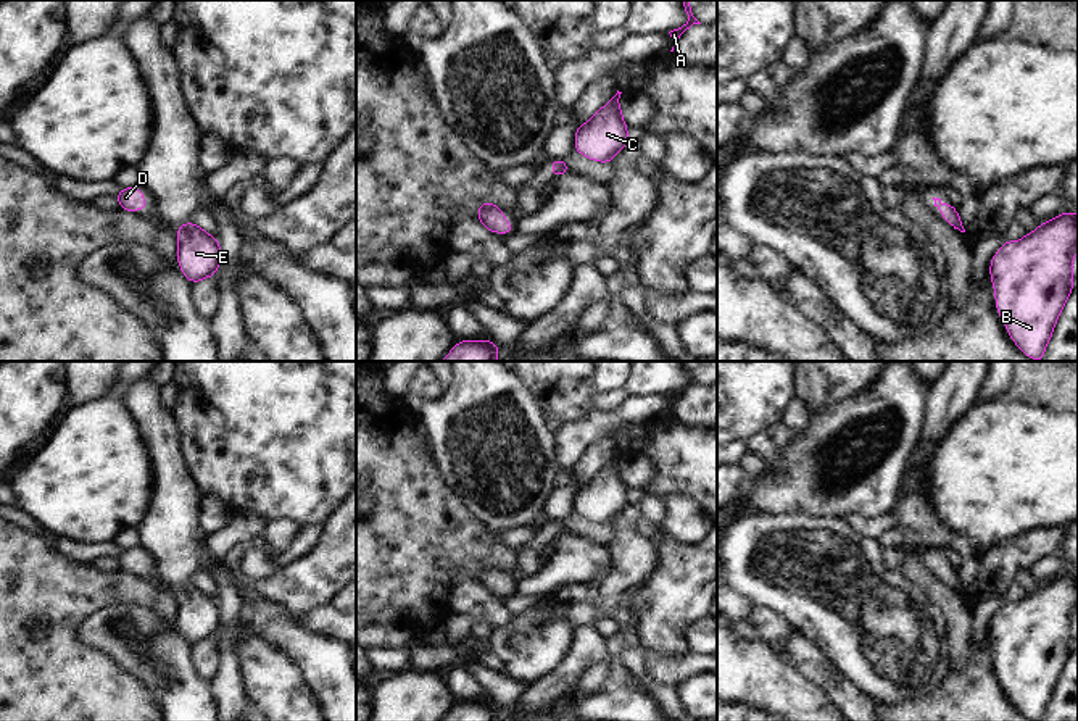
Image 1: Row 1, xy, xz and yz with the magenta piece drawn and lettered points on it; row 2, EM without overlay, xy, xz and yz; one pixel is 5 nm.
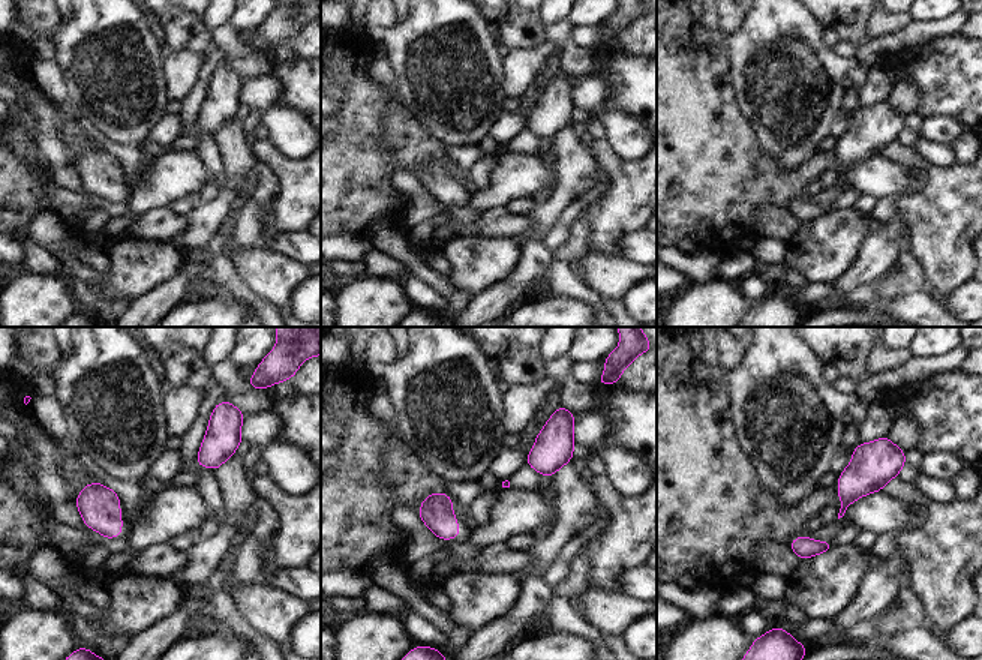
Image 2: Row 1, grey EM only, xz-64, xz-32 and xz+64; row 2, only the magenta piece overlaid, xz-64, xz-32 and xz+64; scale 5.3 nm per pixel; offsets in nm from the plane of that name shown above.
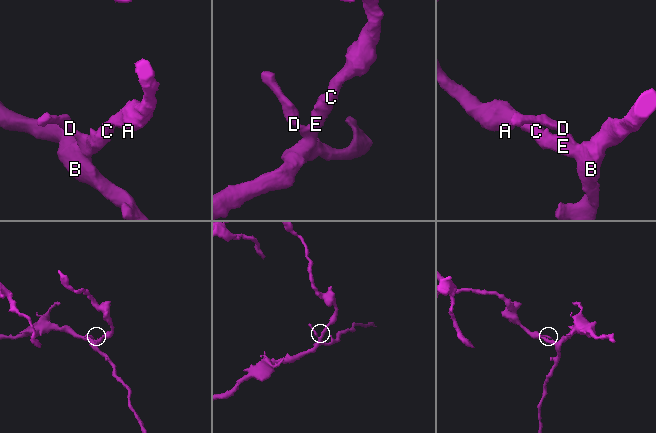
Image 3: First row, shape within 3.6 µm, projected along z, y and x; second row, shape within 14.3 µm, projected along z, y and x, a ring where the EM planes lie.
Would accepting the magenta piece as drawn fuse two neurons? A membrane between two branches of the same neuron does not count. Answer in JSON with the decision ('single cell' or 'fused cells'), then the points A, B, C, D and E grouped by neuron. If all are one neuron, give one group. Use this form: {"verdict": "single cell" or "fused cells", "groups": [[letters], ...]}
{"verdict": "single cell", "groups": [["A", "B", "C", "D", "E"]]}

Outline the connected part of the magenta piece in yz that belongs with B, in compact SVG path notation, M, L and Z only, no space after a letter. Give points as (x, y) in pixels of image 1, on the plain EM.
M1062 574L1018 603L1004 602L989 626L996 668L1007 694L1030 719L1043 721L1073 650L1078 576Z

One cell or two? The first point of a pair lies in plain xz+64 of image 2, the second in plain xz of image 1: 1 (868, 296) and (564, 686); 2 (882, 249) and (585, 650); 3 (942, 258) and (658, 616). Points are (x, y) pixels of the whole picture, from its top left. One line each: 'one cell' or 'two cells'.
1: two cells
2: one cell
3: one cell

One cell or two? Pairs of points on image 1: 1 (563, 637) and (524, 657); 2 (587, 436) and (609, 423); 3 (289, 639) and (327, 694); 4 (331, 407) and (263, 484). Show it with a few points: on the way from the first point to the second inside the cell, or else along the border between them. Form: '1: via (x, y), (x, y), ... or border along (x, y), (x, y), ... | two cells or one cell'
1: via (553, 641), (534, 649) | one cell
2: via (592, 431), (600, 423), (605, 423) | one cell
3: via (302, 652), (327, 681) | one cell
4: via (311, 426), (273, 465) | one cell

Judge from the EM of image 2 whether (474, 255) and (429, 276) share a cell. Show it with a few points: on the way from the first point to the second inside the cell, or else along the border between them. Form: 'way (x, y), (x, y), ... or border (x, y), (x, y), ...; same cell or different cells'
border (444, 276), (458, 290), (473, 297); different cells

